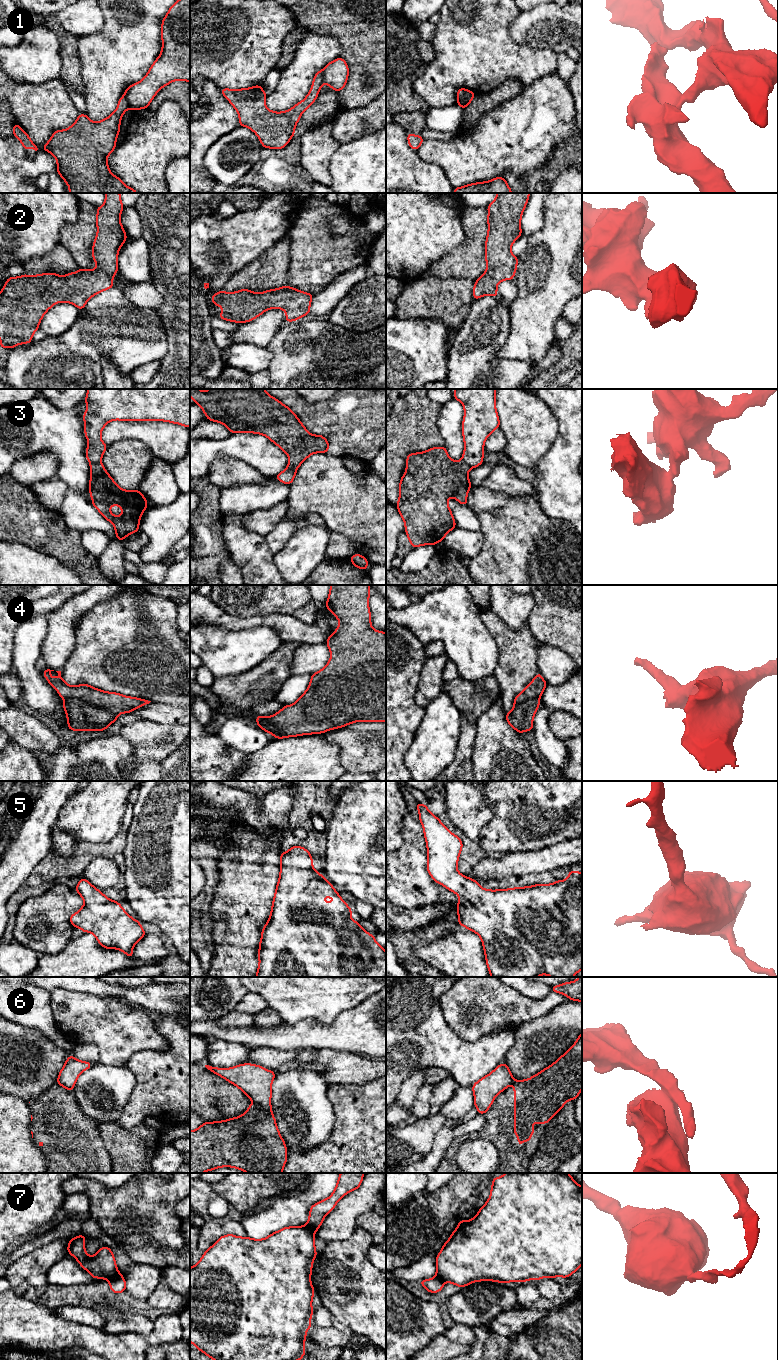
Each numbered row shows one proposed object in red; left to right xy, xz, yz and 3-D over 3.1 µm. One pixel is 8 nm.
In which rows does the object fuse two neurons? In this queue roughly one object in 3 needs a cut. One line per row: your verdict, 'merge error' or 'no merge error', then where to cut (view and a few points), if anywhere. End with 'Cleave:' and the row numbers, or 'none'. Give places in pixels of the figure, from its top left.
1: merge error | yz (470, 100), (460, 100), (457, 103)
2: no merge error | no cut
3: merge error | yz (461, 459), (470, 468)
4: merge error | xy (64, 699), (79, 698), (90, 704), (104, 707), (117, 715)
5: no merge error | no cut
6: merge error | xz (255, 1103), (271, 1111)
7: merge error | xy (119, 1273), (108, 1280)
Cleave: 1, 3, 4, 6, 7

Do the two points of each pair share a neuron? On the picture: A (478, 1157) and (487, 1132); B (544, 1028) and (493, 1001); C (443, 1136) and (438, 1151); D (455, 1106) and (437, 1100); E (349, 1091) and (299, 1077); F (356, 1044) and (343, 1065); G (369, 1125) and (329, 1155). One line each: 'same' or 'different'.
A: different
B: different
C: same
D: different
E: different
F: different
G: same

